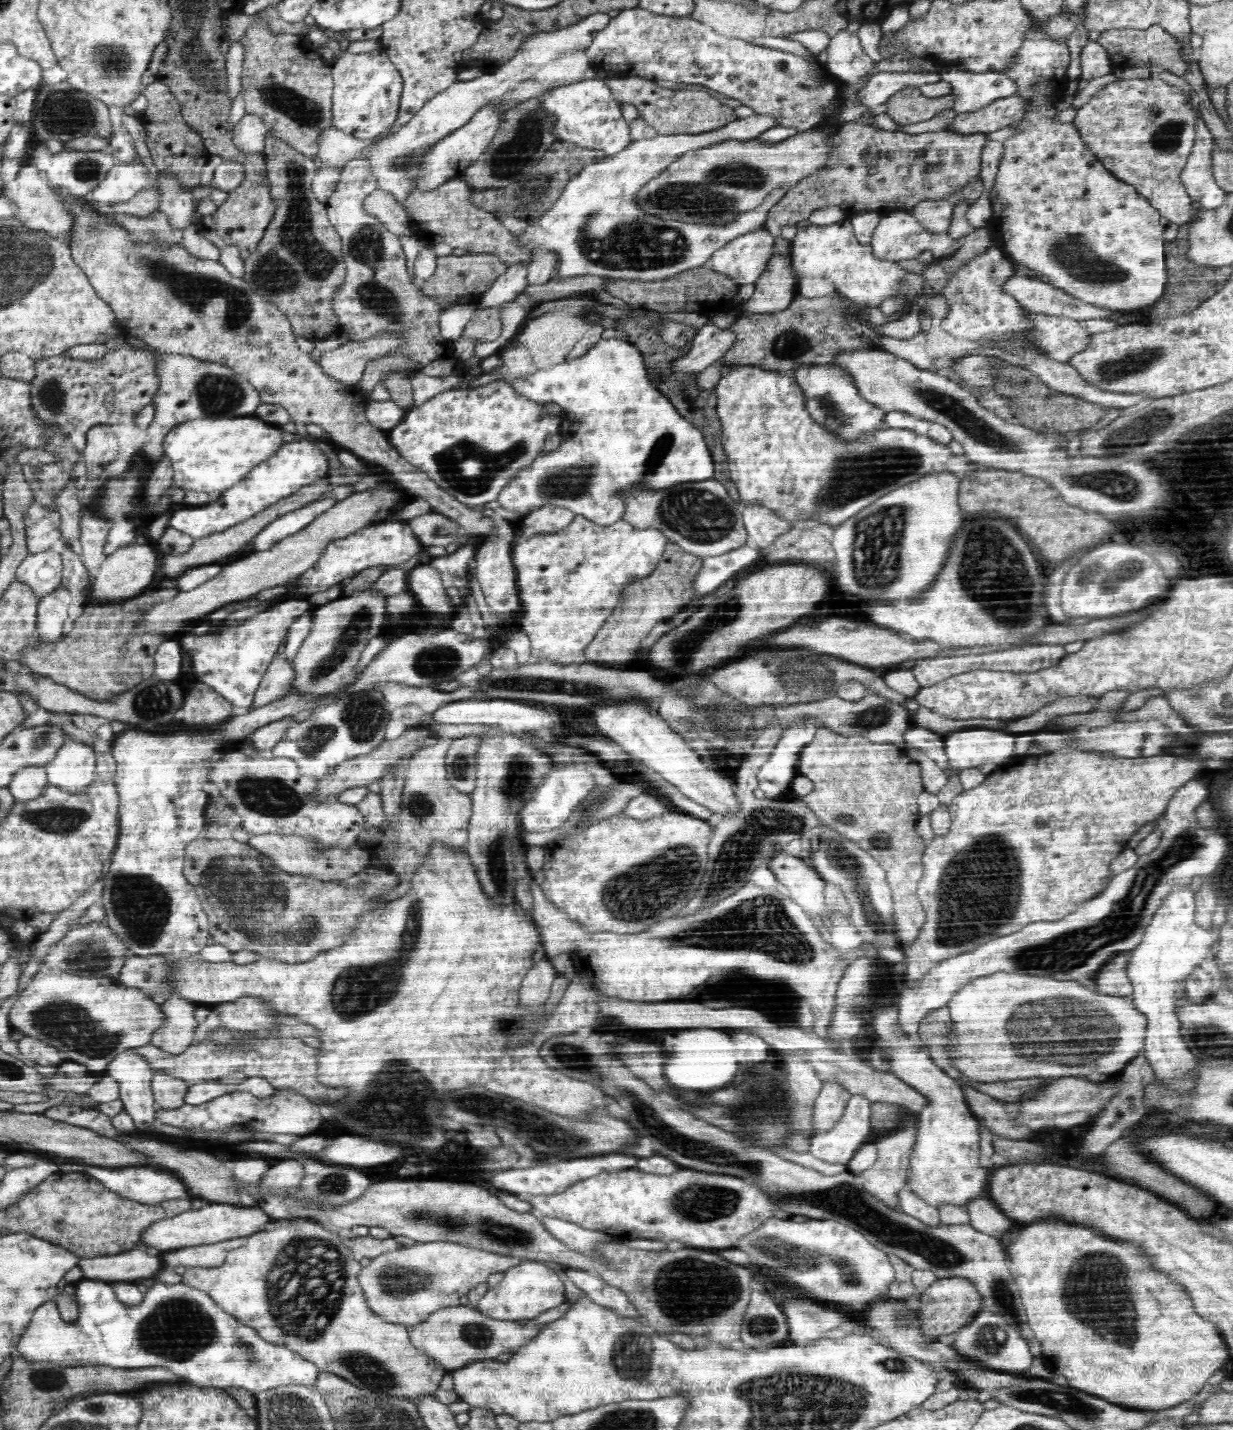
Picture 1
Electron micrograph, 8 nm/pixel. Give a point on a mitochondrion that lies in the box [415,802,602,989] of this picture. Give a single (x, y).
(494, 861)

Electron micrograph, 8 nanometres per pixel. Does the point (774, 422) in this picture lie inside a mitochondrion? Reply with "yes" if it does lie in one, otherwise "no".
no

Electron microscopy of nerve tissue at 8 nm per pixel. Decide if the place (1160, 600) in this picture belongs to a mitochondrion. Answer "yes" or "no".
no

